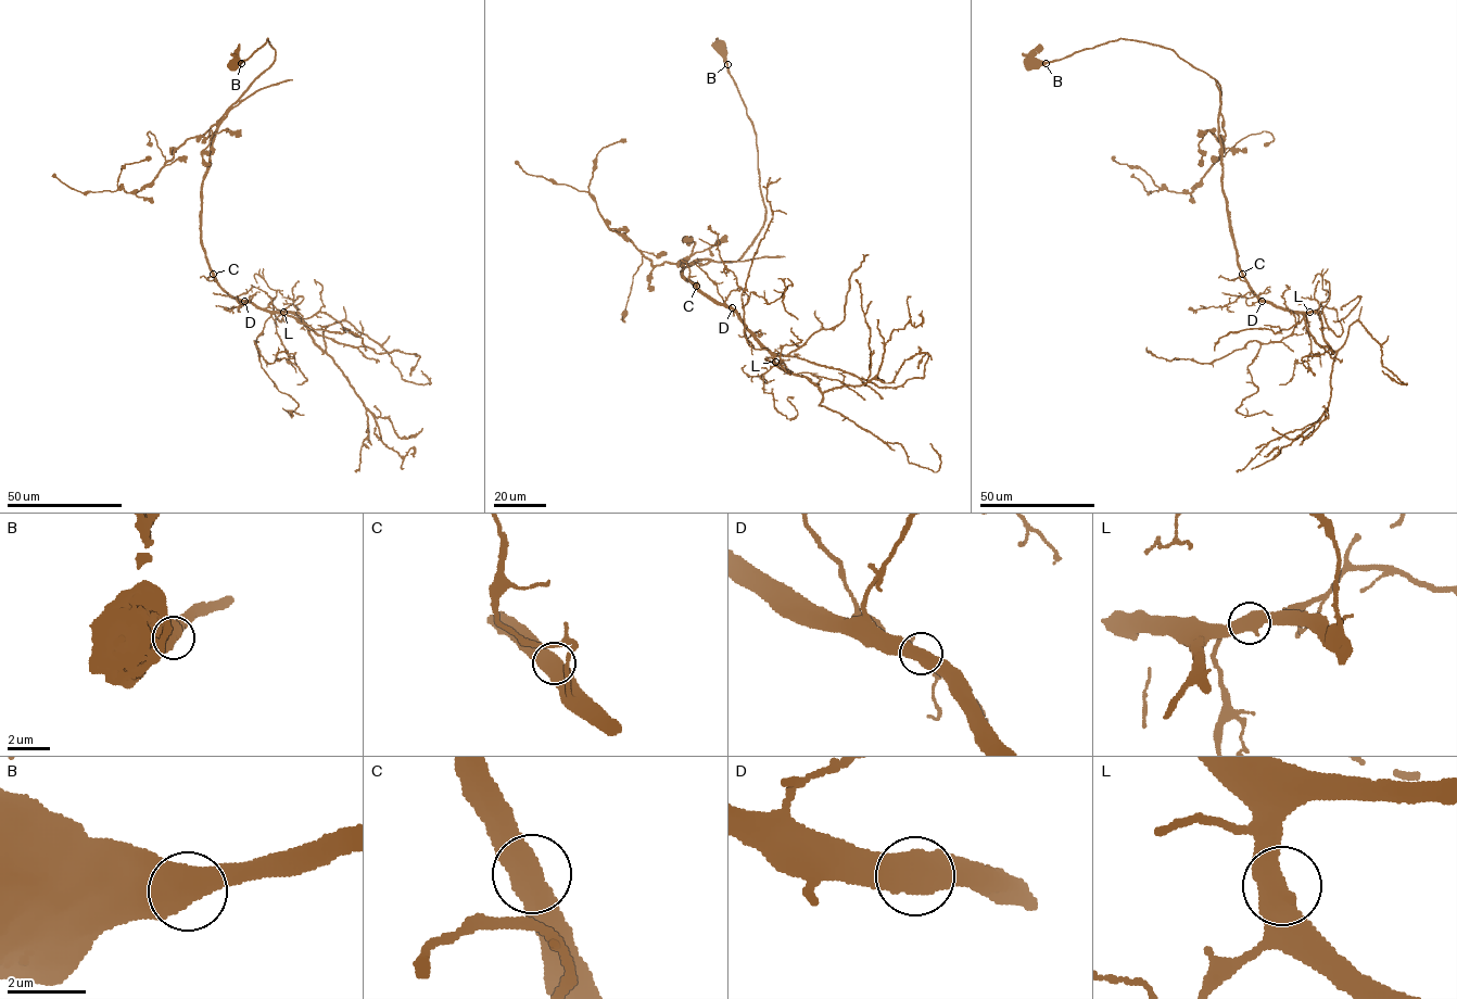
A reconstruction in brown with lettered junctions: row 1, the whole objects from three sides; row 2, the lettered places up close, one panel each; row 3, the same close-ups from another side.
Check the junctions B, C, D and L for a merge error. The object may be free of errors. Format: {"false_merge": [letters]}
{"false_merge": []}

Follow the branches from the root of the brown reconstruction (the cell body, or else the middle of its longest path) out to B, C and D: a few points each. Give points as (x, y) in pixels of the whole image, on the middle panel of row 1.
B: (720, 48), (727, 64)
C: (720, 48), (756, 135), (765, 222), (752, 243), (737, 261), (698, 260), (684, 263), (682, 274), (696, 286)
D: (720, 48), (756, 135), (765, 222), (737, 261), (684, 263), (682, 274), (712, 300), (732, 307)

